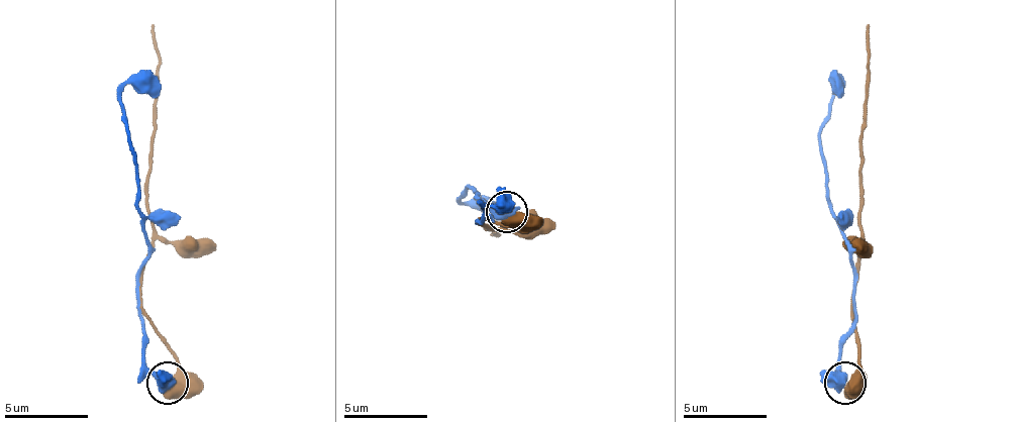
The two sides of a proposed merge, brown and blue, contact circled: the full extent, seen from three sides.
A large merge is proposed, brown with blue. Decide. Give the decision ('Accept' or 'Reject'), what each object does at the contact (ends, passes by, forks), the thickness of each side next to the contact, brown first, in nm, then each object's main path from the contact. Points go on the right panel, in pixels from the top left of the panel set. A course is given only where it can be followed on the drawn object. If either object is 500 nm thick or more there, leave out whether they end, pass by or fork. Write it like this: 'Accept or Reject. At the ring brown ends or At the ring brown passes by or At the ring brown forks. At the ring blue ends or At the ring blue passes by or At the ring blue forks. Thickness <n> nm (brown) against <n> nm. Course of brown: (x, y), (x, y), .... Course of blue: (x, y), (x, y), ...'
Reject. Thickness 800 nm (brown) against 550 nm. Course of brown: (846, 382), (858, 368), (854, 289), (863, 247), (858, 168), (867, 25). Course of blue: (846, 382), (841, 335), (854, 318), (854, 264), (850, 239), (829, 205), (821, 160), (833, 84), (841, 96)

